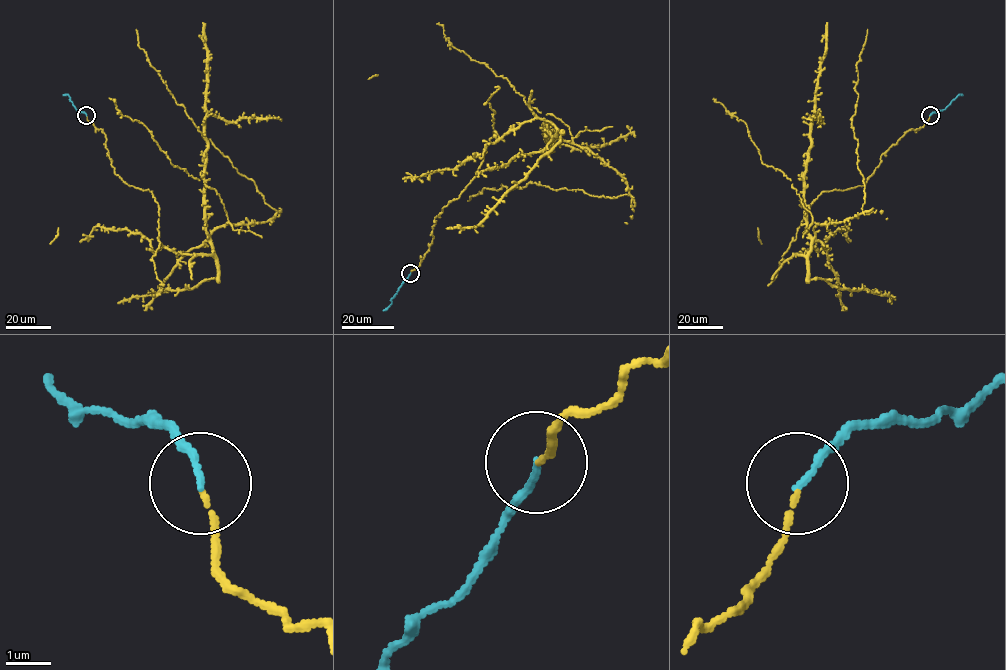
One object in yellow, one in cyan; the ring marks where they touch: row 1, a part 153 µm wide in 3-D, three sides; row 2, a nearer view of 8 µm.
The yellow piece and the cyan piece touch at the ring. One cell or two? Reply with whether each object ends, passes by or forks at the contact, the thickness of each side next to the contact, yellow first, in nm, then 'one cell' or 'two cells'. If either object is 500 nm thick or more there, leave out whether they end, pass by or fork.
yellow ends there; cyan ends there; 110 nm thick on the yellow side, 140 nm on the other; one cell

